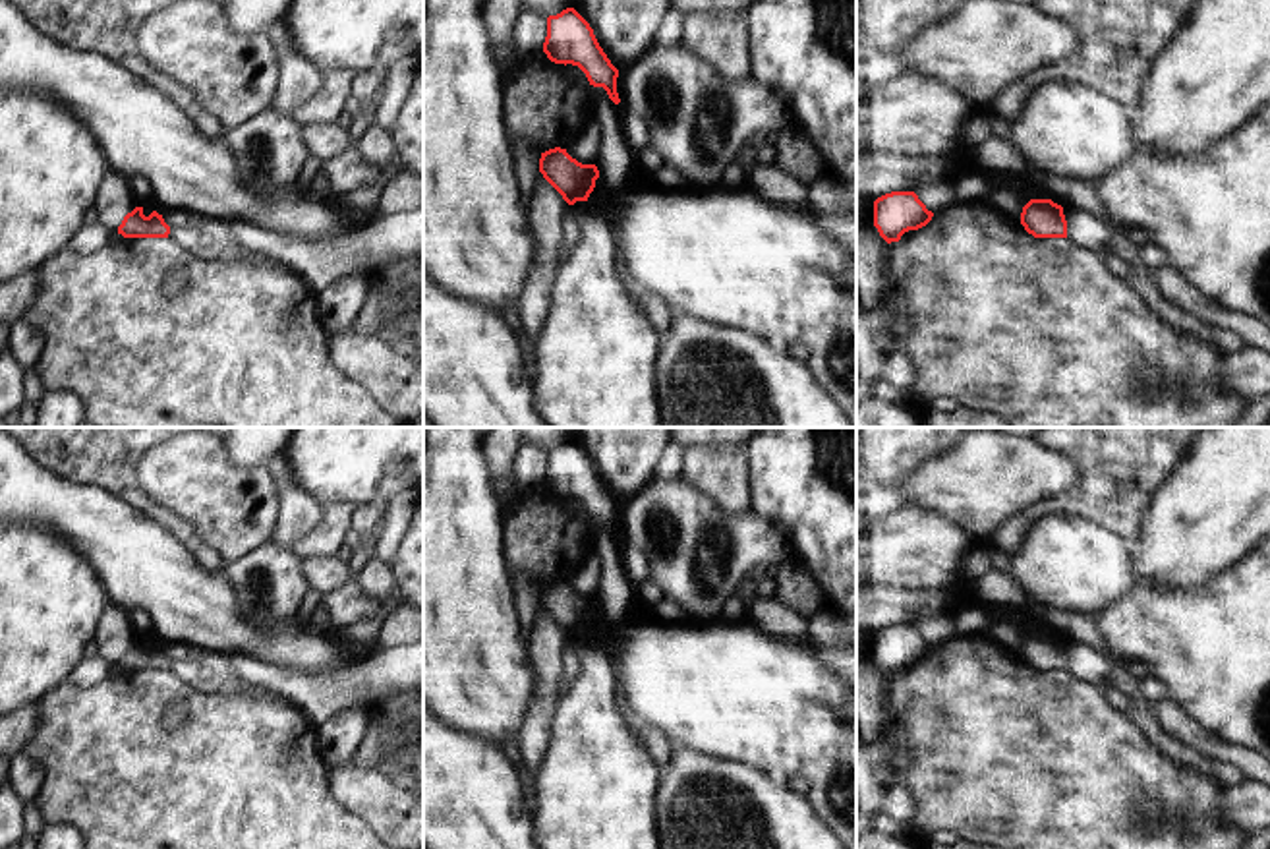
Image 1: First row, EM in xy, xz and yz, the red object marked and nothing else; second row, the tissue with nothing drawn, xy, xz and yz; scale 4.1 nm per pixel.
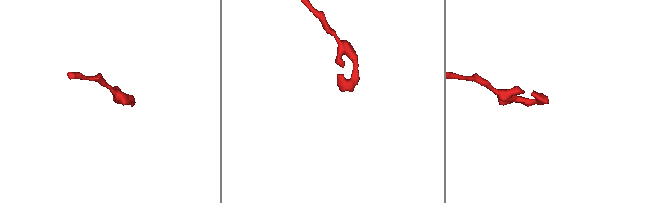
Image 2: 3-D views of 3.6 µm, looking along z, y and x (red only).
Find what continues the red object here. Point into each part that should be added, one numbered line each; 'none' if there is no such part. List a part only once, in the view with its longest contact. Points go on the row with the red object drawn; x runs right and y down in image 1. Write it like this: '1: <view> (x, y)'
none

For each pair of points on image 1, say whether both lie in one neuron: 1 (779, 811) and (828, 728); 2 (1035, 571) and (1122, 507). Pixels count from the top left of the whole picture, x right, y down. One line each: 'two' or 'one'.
1: two
2: two

